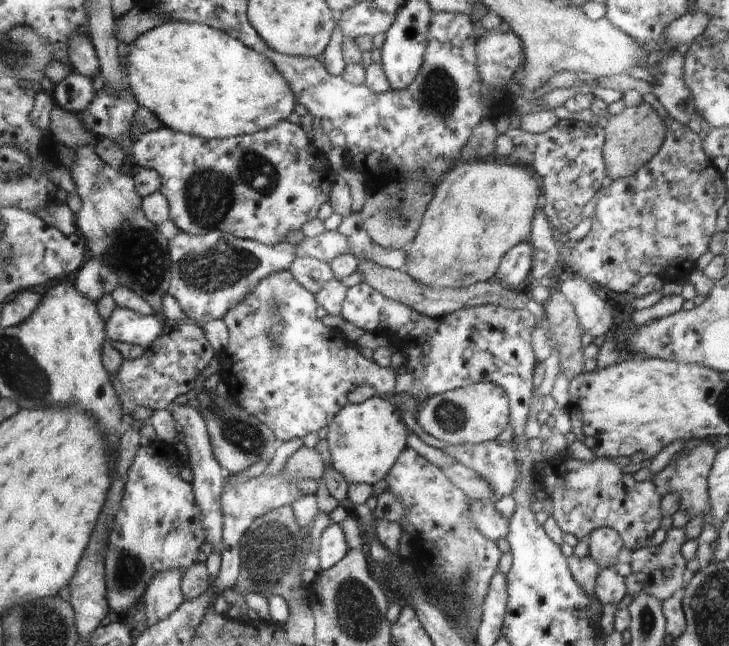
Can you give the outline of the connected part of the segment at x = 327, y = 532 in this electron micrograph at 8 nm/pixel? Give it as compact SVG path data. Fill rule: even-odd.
M338 523L327 526L318 540L318 556L321 570L332 568L348 554L349 546Z

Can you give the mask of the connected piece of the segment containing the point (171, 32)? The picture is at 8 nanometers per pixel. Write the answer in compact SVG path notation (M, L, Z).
M168 21L144 32L128 45L124 71L140 107L156 114L161 124L172 130L208 140L222 140L270 128L280 120L286 120L297 103L288 82L266 56L254 52L227 32L198 22Z

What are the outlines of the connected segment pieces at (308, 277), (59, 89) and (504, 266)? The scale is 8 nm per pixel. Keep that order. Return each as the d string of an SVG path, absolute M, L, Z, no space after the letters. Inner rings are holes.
M309 256L296 257L289 268L292 276L313 295L322 289L324 284L334 280L335 276L329 263Z
M76 72L70 73L55 86L52 96L54 104L58 104L62 110L71 113L84 112L94 100L97 85L97 82L86 76Z
M522 241L510 248L500 261L494 280L506 288L522 289L526 276L532 270L533 246L529 241Z

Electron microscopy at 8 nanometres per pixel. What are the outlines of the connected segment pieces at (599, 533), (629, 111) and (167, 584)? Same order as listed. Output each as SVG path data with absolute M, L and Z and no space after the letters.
M598 527L587 537L589 555L601 569L613 568L625 555L623 540L615 530Z
M646 102L626 107L617 115L610 115L605 126L603 160L606 174L611 181L632 176L658 152L666 134L666 127L659 108Z
M168 569L156 572L156 576L148 581L143 594L148 627L166 620L185 601L180 590L182 574L182 570Z

